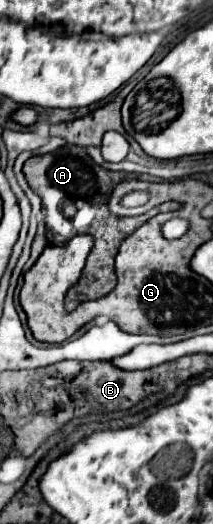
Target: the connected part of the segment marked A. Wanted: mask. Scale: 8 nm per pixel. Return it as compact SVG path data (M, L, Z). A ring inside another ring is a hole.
M65 145L55 153L31 157L23 165L23 175L25 175L27 183L29 183L29 187L33 189L33 193L37 193L41 197L41 207L43 207L43 215L45 215L45 223L47 223L47 241L51 245L63 245L63 243L67 243L69 239L73 239L75 235L81 235L81 233L87 233L87 235L93 237L93 249L87 255L81 279L77 281L77 285L73 285L67 291L67 297L65 297L65 307L69 311L73 311L83 301L103 297L105 293L109 293L115 287L115 271L113 271L115 255L117 255L119 243L129 233L133 233L135 229L158 213L174 211L181 207L180 202L170 201L152 208L150 212L147 212L147 215L115 217L109 211L107 203L105 203L105 193L107 193L107 201L109 201L111 189L121 179L123 181L131 179L131 175L105 171L103 167L95 165L93 159L91 159L91 173L89 173L89 155L85 153L83 147L77 147L77 145ZM67 199L73 201L73 205L77 207L77 213L75 213L73 219L65 219L63 213L61 213L61 205Z

